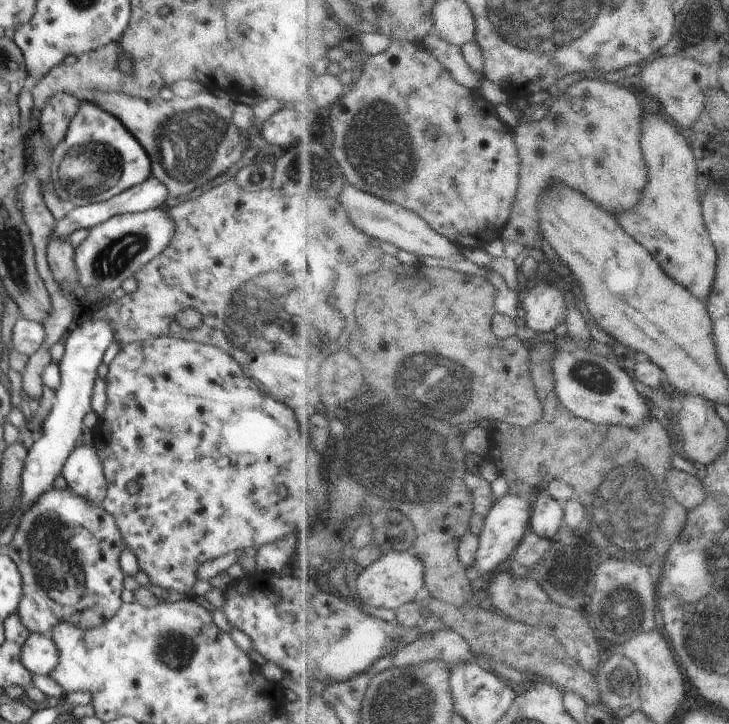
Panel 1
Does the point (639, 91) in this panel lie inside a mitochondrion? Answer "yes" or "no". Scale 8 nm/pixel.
no

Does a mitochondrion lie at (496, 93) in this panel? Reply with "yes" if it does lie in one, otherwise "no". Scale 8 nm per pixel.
no

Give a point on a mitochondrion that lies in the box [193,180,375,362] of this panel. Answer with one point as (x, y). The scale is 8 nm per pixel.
(254, 289)

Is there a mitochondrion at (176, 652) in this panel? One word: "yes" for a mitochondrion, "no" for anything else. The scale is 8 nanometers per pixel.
yes

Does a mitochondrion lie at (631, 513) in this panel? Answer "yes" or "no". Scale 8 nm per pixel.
yes

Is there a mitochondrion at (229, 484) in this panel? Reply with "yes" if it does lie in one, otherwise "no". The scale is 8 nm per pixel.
yes

